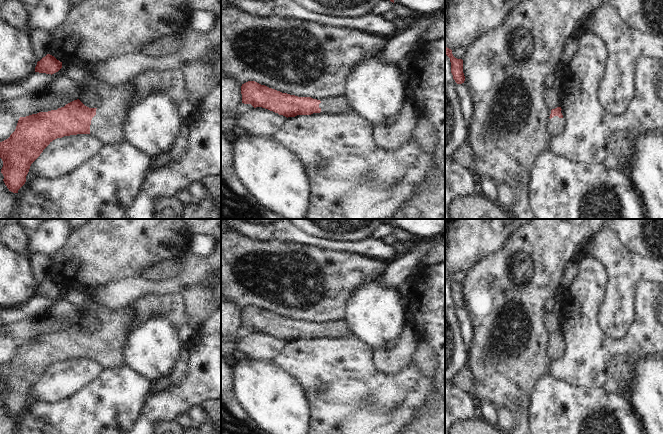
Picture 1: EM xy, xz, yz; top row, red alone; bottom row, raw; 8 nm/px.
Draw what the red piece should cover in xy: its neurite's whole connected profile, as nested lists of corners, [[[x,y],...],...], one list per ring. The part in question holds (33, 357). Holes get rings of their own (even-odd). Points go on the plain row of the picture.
[[[79,323],[64,331],[48,336],[39,336],[26,341],[20,341],[15,355],[10,361],[0,366],[0,382],[3,385],[1,397],[4,407],[13,417],[25,408],[31,388],[40,380],[43,374],[55,363],[77,358],[91,358],[99,362],[104,369],[111,370],[124,363],[124,346],[109,345],[96,337],[97,332],[85,330]]]

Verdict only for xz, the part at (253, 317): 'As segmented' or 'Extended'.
Extended.

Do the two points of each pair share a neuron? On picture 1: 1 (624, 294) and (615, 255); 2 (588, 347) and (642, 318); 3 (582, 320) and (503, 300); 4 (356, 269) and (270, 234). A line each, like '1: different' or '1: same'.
1: same
2: same
3: different
4: different

